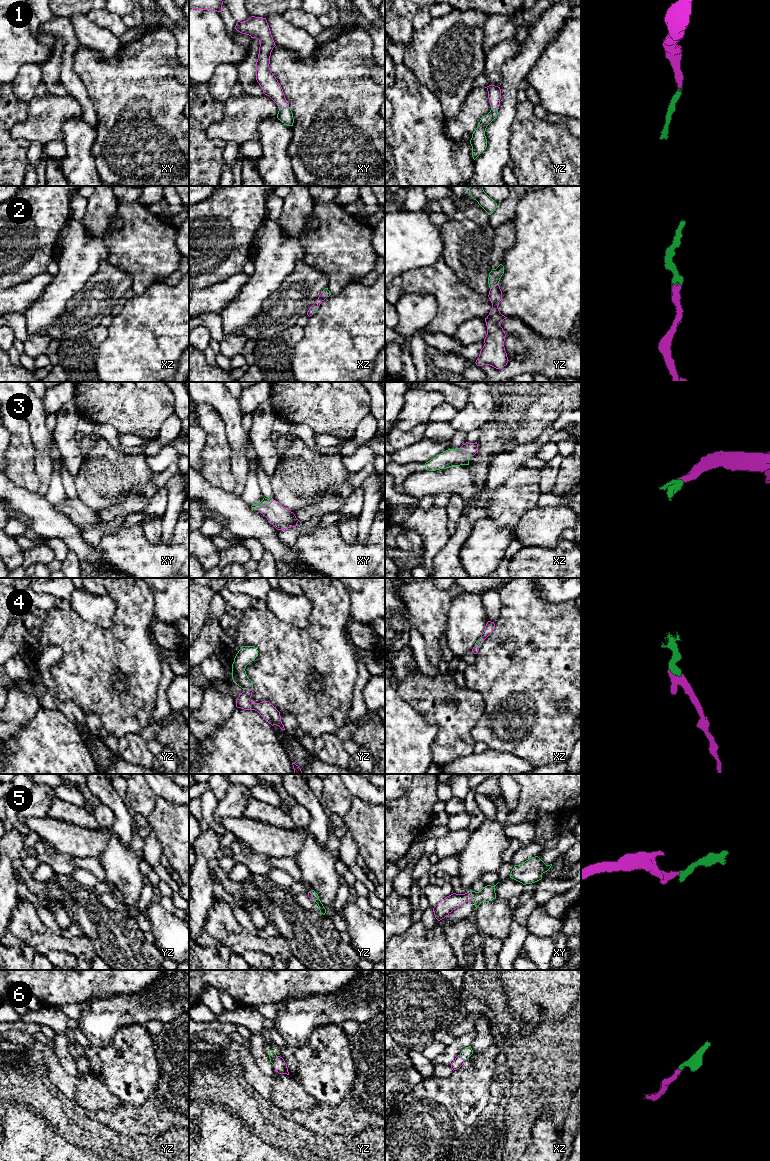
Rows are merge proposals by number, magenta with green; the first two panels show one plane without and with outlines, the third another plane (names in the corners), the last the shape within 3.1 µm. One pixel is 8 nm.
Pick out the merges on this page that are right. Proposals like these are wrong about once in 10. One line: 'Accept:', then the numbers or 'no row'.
Accept: 1, 2, 3, 4, 5, 6

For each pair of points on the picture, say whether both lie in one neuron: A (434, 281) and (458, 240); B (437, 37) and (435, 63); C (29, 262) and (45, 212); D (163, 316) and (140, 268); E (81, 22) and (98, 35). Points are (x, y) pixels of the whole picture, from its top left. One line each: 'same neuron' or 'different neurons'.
A: different neurons
B: same neuron
C: same neuron
D: different neurons
E: same neuron

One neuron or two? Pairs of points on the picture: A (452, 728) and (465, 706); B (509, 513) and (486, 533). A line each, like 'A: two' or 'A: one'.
A: one
B: two

